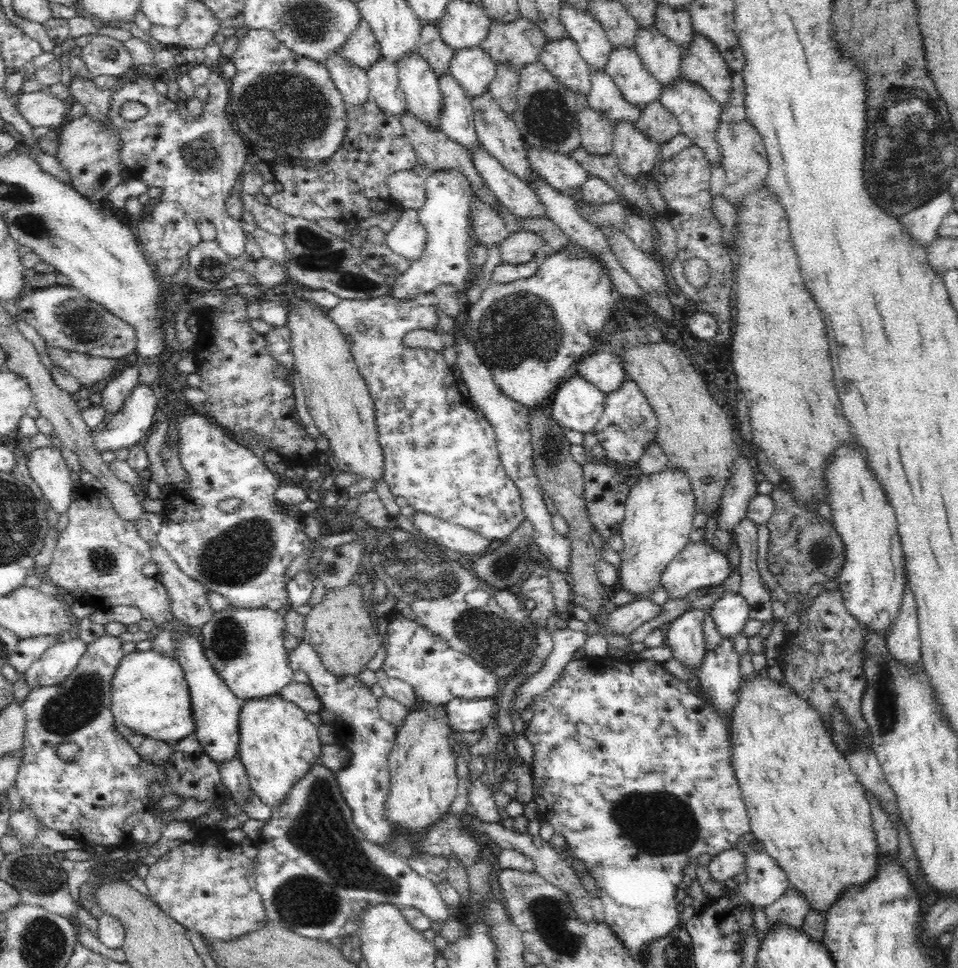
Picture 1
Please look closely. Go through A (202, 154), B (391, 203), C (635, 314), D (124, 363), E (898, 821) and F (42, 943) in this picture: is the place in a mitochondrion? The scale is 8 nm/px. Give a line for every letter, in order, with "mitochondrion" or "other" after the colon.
A: mitochondrion
B: other
C: other
D: other
E: other
F: mitochondrion

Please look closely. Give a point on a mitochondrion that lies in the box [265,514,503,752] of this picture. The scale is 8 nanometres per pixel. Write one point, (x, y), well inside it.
(411, 565)

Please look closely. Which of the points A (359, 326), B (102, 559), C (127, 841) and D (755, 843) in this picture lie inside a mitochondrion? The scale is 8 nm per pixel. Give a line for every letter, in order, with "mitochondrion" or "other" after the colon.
A: mitochondrion
B: mitochondrion
C: other
D: other

